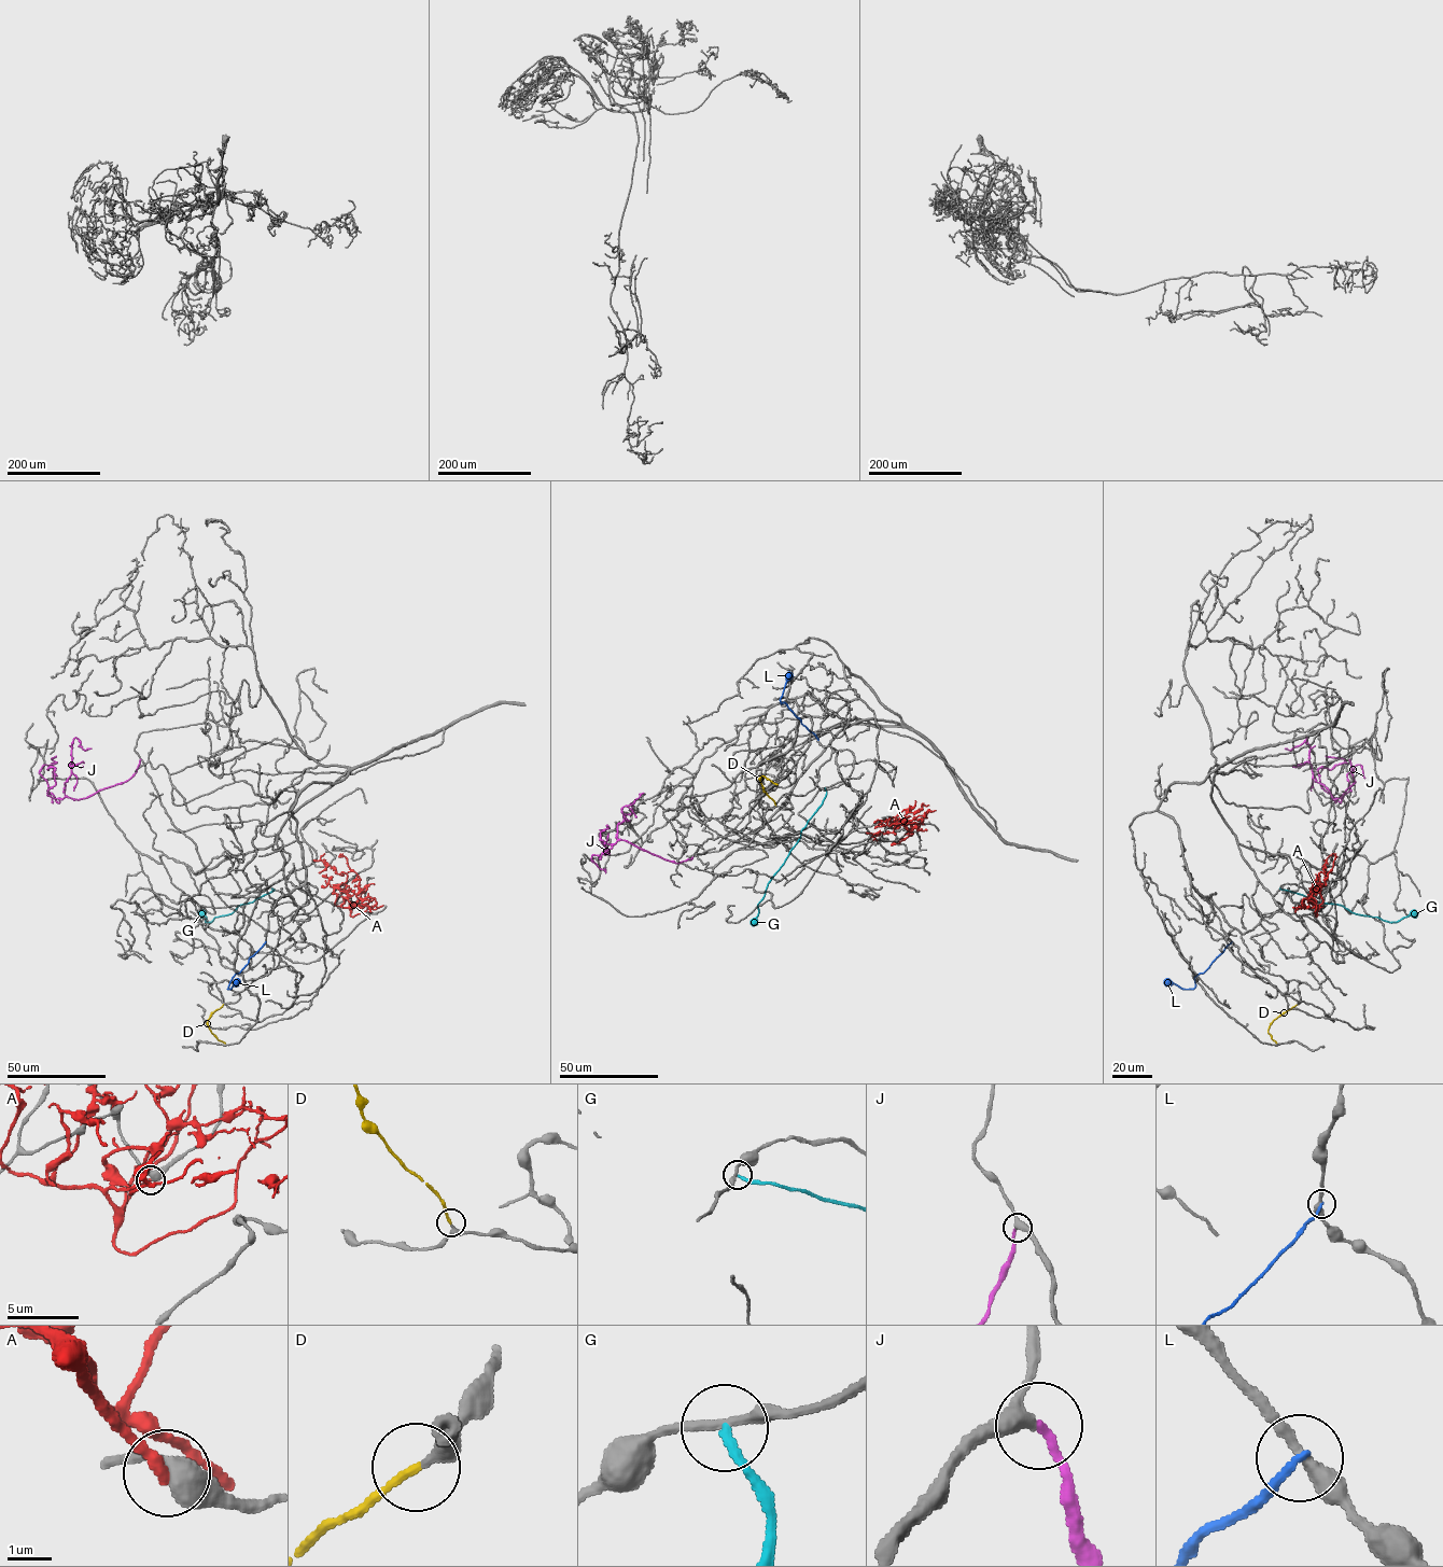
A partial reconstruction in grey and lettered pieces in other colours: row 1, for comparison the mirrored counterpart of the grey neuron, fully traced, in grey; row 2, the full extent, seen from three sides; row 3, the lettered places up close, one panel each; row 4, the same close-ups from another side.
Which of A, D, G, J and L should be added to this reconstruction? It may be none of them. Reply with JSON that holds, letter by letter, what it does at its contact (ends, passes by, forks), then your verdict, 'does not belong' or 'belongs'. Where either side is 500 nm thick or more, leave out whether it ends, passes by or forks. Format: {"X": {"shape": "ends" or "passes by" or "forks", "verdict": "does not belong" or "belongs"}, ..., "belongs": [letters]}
{"A": {"shape": "ends", "verdict": "does not belong"}, "D": {"shape": "ends", "verdict": "belongs"}, "G": {"shape": "ends", "verdict": "does not belong"}, "J": {"shape": "ends", "verdict": "belongs"}, "L": {"shape": "ends", "verdict": "does not belong"}, "belongs": ["D", "J"]}

